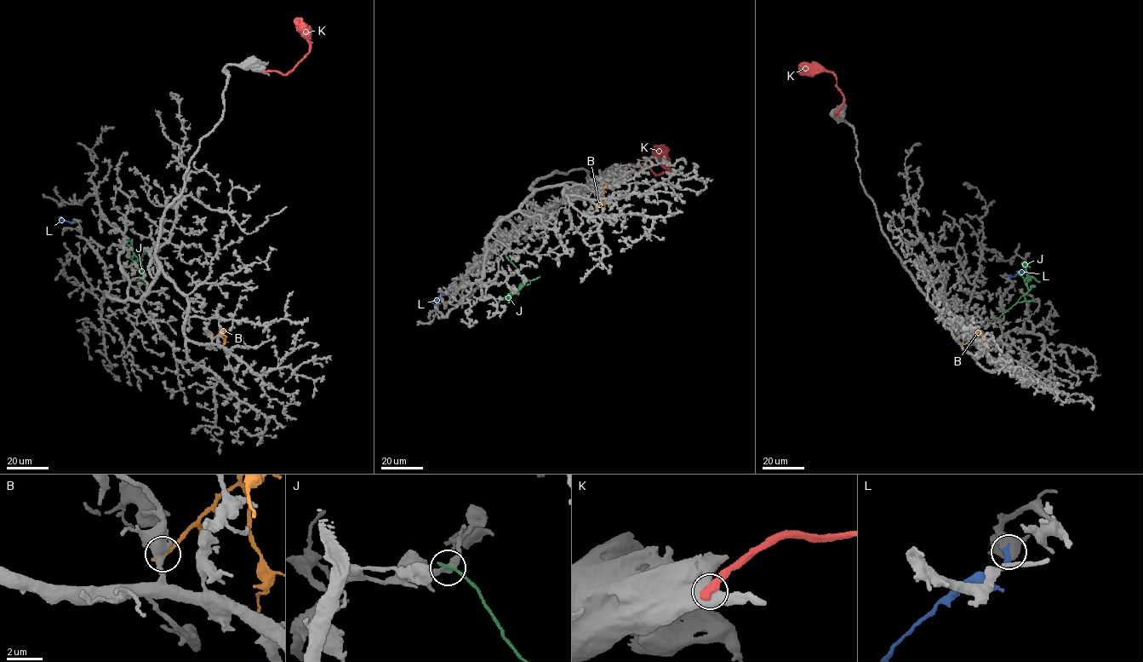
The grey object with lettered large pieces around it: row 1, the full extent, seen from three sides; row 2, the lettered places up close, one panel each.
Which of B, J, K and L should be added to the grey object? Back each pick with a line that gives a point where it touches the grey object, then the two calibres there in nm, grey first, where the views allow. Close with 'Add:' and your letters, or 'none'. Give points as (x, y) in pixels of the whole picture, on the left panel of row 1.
L: meets grey at (75, 221); 480 nm thick on the grey side, 360 nm on the other
Add: L

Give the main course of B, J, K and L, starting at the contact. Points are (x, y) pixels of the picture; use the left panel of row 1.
B: (213, 339), (222, 329), (225, 341)
J: (122, 280), (137, 280), (144, 276), (141, 261), (125, 242), (131, 239), (132, 244)
K: (263, 72), (279, 71), (285, 74), (309, 50), (310, 35), (300, 27), (297, 20)
L: (75, 221), (67, 221), (60, 217), (62, 222)

